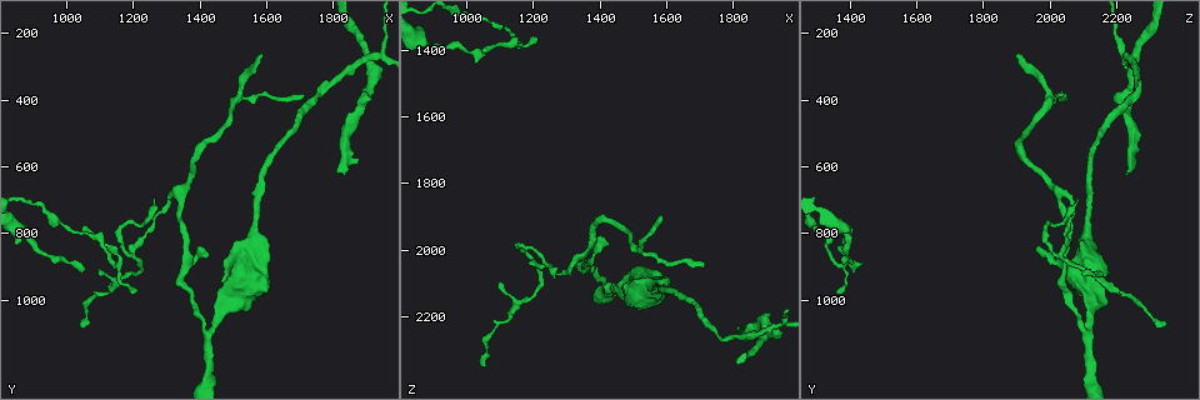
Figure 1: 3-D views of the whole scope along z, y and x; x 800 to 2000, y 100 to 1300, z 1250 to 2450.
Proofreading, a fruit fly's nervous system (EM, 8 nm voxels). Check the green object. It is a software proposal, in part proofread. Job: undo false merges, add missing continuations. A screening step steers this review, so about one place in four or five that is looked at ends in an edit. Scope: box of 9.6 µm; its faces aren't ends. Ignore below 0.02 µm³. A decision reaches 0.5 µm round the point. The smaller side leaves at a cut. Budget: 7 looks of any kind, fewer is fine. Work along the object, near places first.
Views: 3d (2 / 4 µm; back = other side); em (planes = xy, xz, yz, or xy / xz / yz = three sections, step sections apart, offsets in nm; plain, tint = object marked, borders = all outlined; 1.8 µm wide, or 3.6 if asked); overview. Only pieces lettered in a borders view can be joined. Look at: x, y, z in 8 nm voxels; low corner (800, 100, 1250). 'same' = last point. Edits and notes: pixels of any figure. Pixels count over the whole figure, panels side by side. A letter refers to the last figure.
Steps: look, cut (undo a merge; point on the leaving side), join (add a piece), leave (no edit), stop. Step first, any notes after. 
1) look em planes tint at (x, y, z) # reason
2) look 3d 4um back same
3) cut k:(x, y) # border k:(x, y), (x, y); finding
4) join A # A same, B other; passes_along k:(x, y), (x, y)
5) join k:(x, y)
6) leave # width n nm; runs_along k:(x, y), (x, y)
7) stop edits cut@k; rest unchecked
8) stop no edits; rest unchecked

look em 3.6um yz step 4 borders at (1600, 830, 2070) # stops while still wide

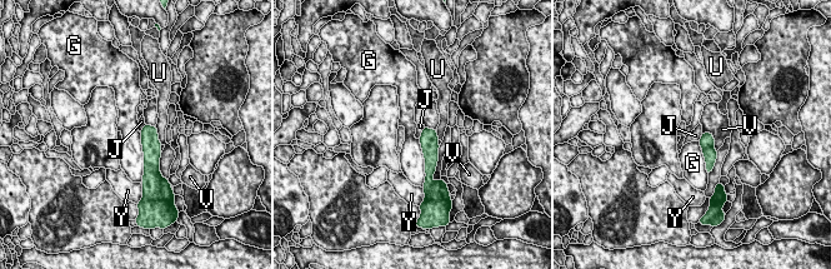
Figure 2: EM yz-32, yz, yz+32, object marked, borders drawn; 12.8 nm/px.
leave # G other, J other, U other, V other, Y other; border 2:(140, 133), (144, 160), (143, 179); none of them fits

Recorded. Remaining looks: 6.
look em xz step 8 borders at (1820, 620, 2240) # free end

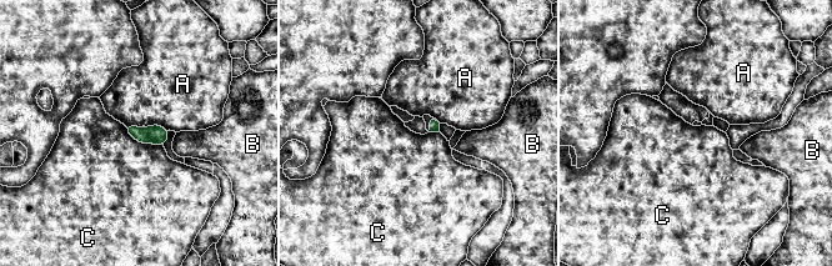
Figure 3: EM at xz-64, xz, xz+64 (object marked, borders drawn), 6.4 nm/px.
leave # longest_contact C 280 nm; A other, B other, C other; border 3:(124, 126), (136, 140), (163, 146); no lettered piece goes on from it

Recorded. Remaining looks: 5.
look 3d 4um at (1890, 290, 2250) # four or more arms meet

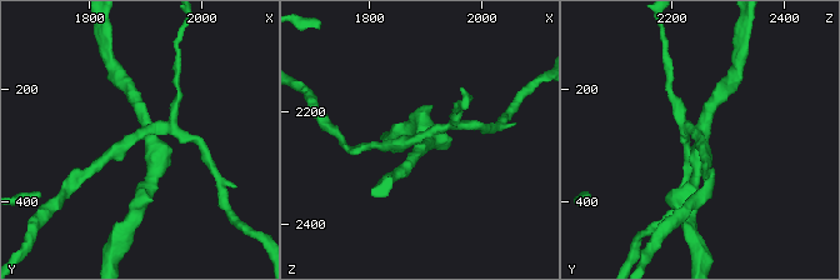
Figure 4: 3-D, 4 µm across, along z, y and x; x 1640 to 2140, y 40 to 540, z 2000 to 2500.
look em 3.6um yz step 16 borders at (1900, 285, 2250)

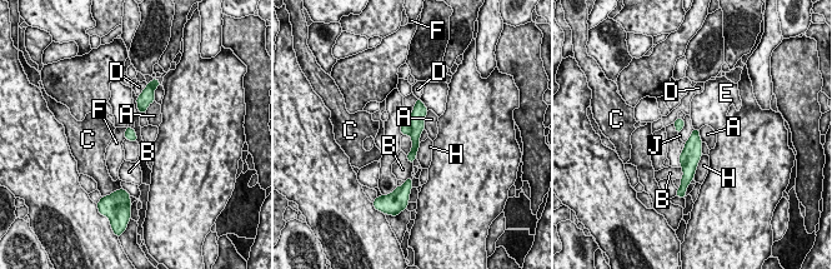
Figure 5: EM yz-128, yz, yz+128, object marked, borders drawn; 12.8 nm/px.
cut 5:(417, 118) # width 140 nm; A other, B other, C other, D other, E other, F other, H other, J other; part_leaving 5:(419, 104), (415, 149), (411, 158); two neurons meet here

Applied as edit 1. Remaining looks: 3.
stop edits cut@5; rest unchecked

